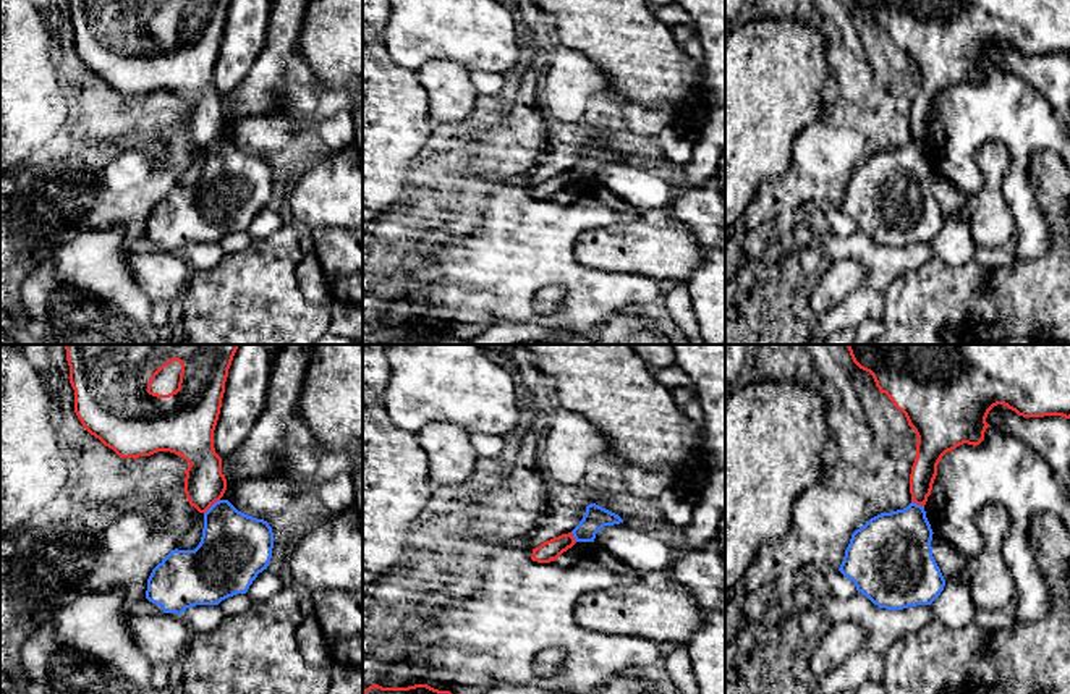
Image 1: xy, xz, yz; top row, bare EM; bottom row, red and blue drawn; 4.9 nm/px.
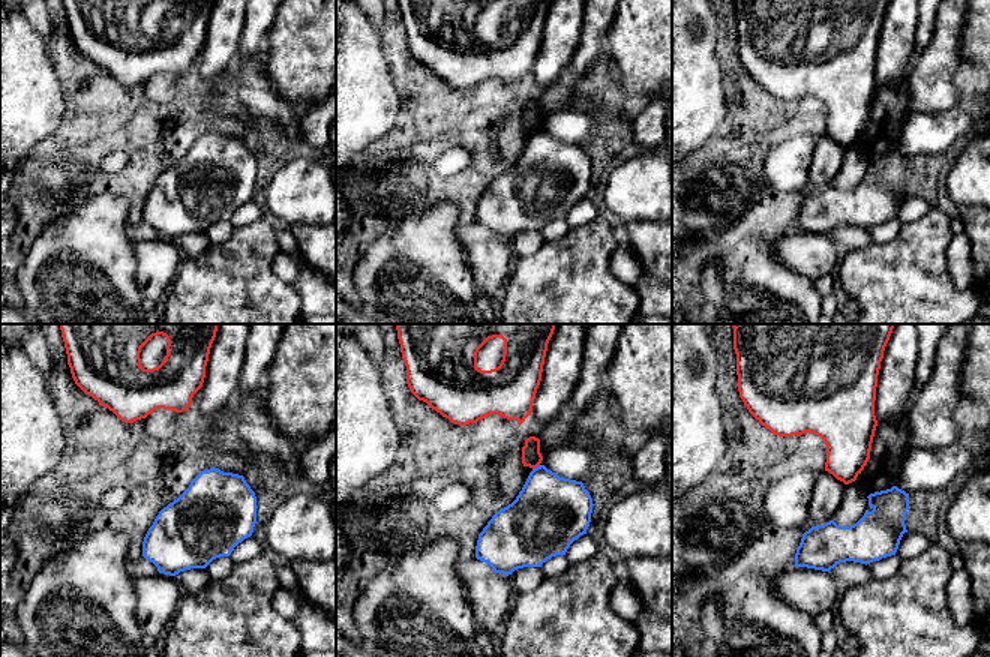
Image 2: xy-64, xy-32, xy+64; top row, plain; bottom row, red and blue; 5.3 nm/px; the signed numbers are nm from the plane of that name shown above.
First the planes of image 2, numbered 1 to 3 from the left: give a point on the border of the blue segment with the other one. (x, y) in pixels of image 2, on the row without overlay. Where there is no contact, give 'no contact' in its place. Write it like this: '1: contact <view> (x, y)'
1: no contact
2: contact xy-32 (536, 131)
3: no contact

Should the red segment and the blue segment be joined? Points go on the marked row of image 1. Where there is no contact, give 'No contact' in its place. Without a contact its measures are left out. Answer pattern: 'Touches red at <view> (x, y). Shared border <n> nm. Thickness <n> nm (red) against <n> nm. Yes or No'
Touches red at xy (211, 505). Shared border 110 nm. Thickness 200 nm (red) against 340 nm. No

